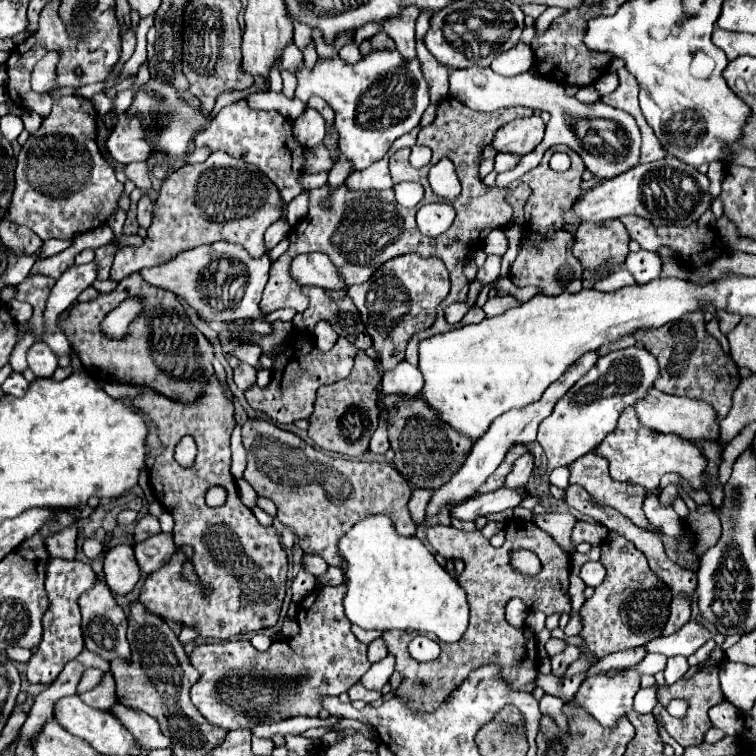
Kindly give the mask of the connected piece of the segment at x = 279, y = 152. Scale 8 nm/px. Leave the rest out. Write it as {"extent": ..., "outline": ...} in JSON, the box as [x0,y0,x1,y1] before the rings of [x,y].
{"extent":[194,100,304,202],"outline":[[[238,100],[230,106],[224,106],[216,114],[216,120],[196,136],[194,144],[196,144],[196,148],[208,146],[212,152],[222,150],[222,152],[230,154],[232,158],[240,158],[248,164],[254,164],[280,188],[284,202],[290,202],[294,196],[298,196],[302,192],[296,178],[302,174],[304,148],[292,136],[290,120],[284,120],[284,116],[280,116],[280,112],[252,110],[242,100]]]}

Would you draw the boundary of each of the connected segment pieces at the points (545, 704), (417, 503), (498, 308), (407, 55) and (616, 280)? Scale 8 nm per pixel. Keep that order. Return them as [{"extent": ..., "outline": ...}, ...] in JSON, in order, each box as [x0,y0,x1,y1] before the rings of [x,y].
[{"extent":[539,694,568,731],"outline":[[[545,694],[539,701],[539,708],[543,715],[551,716],[563,731],[568,731],[567,718],[562,709],[564,701],[558,697]]]},{"extent":[408,488,432,524],"outline":[[[422,488],[412,490],[412,496],[408,500],[408,510],[410,510],[410,518],[414,524],[420,524],[424,520],[424,508],[426,508],[430,496],[432,496],[430,490],[422,490]]]},{"extent":[482,296,518,316],"outline":[[[492,296],[486,300],[482,310],[486,312],[486,316],[496,316],[496,314],[502,314],[502,312],[514,308],[514,306],[518,306],[518,302],[512,296]]]},{"extent":[382,6,418,60],"outline":[[[408,6],[400,16],[390,18],[384,22],[382,30],[394,40],[398,52],[404,56],[404,60],[416,58],[416,40],[414,40],[414,24],[418,18],[418,10],[414,6]]]},{"extent":[594,266,636,290],"outline":[[[622,266],[620,268],[620,272],[614,272],[614,274],[610,274],[608,278],[604,278],[604,280],[600,280],[600,282],[596,282],[594,284],[594,288],[596,290],[614,290],[614,288],[622,288],[622,286],[630,286],[630,284],[634,284],[636,280],[634,280],[634,276]]]}]

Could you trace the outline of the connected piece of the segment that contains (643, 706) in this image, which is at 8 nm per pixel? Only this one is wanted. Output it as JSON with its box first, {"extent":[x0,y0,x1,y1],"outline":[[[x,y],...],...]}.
{"extent":[634,688,658,714],"outline":[[[640,688],[640,692],[634,698],[634,710],[638,714],[648,714],[648,712],[652,712],[652,708],[654,708],[656,702],[658,702],[656,688],[648,688],[648,690]]]}

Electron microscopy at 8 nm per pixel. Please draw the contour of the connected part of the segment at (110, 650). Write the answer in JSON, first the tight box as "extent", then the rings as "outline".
{"extent":[78,582,130,660],"outline":[[[96,582],[94,588],[84,592],[78,600],[82,610],[82,632],[84,632],[84,644],[88,650],[94,650],[104,660],[128,660],[130,656],[130,644],[126,638],[126,614],[116,604],[110,588],[104,582]]]}

